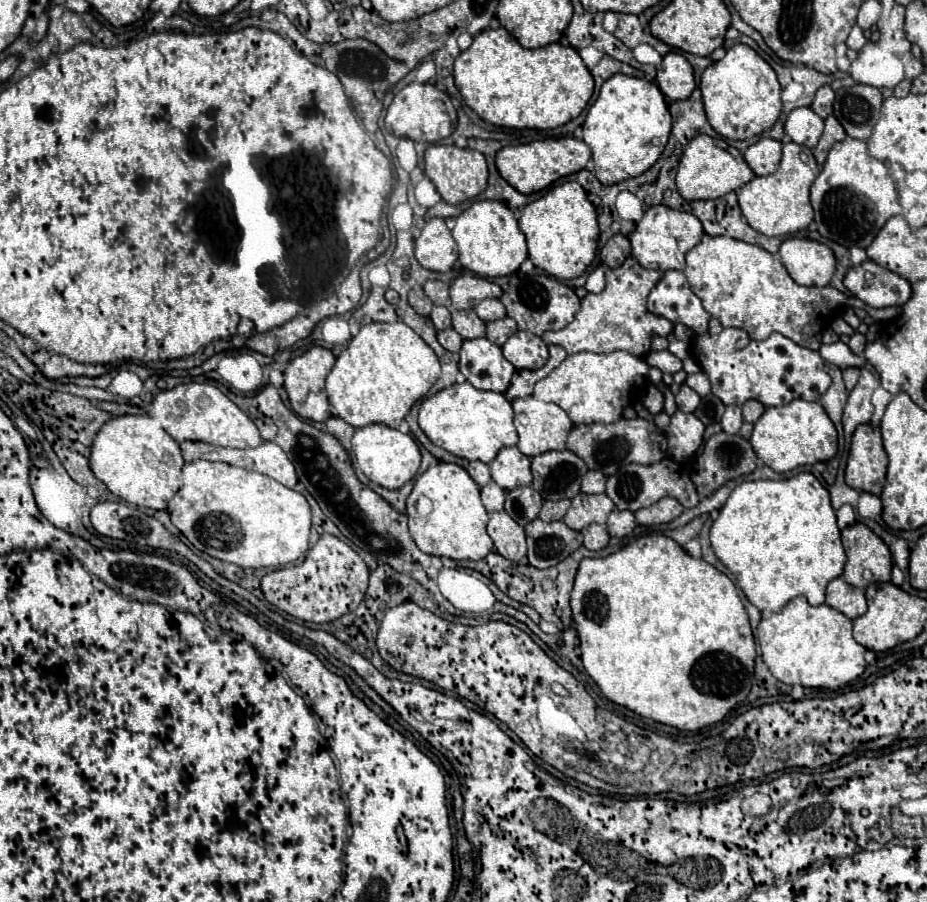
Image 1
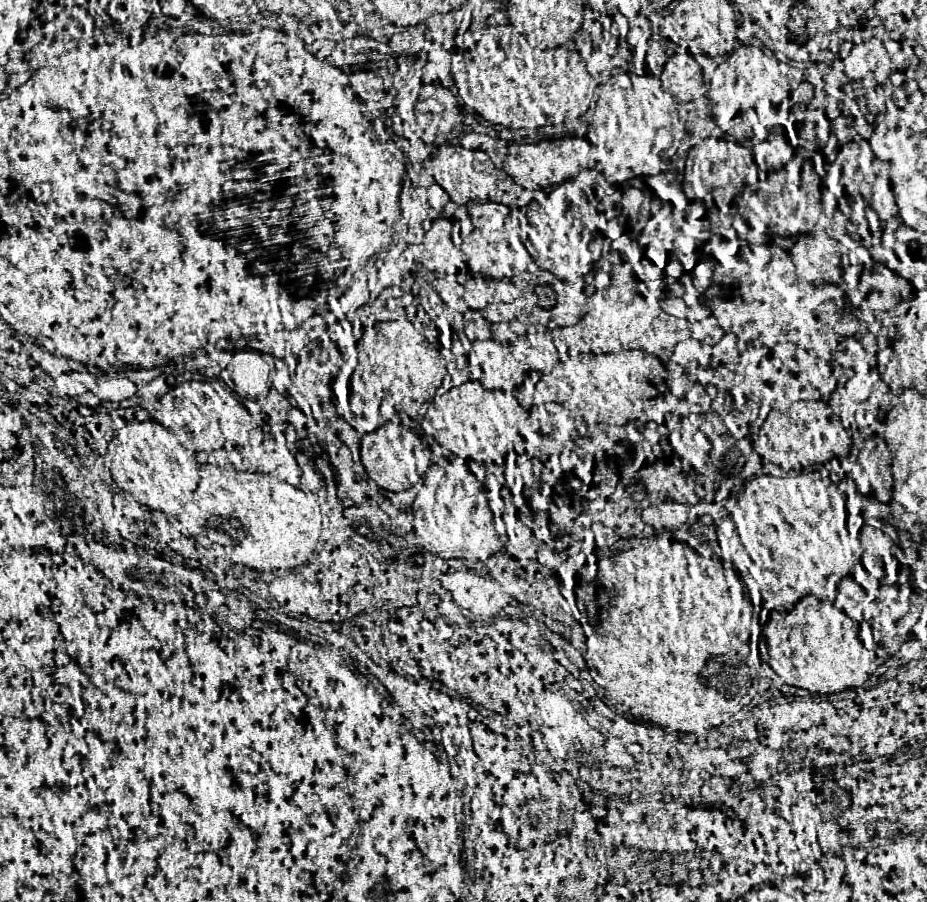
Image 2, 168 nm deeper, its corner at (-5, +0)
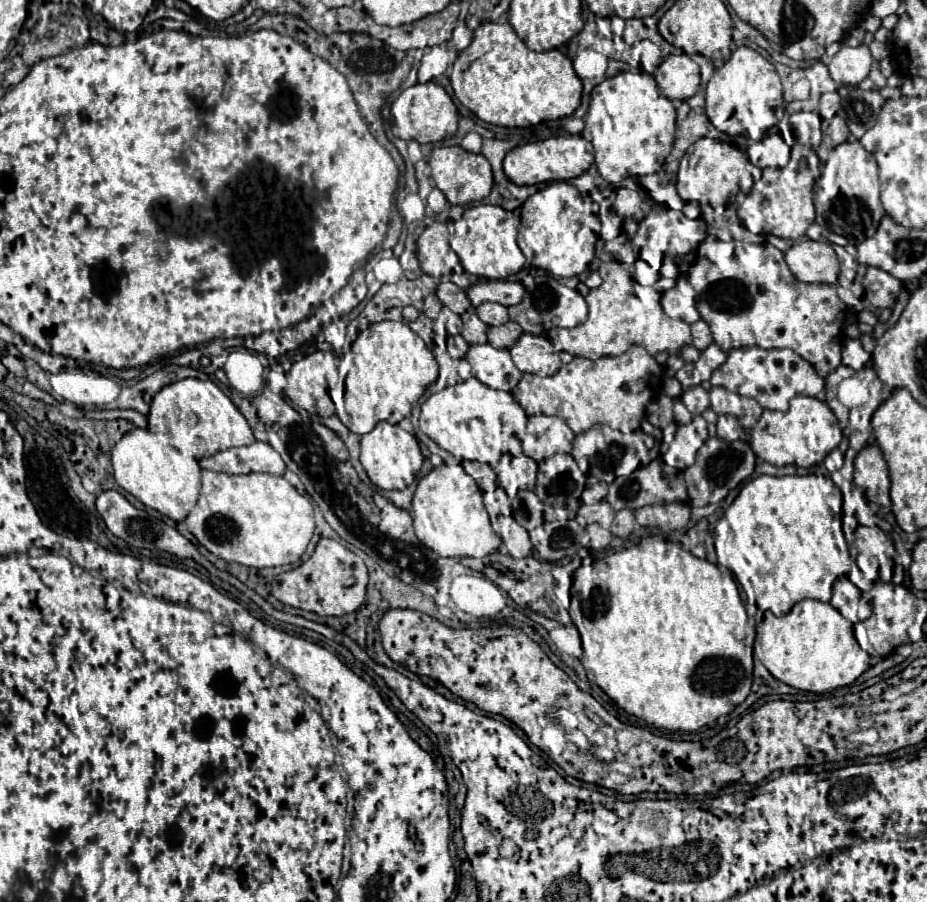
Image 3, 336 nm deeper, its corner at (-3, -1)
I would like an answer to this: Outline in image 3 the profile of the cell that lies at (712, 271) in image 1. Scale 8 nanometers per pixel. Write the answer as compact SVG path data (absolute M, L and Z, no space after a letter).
M708 235L700 245L698 255L700 261L694 265L692 277L688 277L688 281L696 289L696 307L702 319L710 325L714 341L724 351L748 345L756 345L762 349L788 347L810 361L822 377L826 377L840 365L840 349L844 339L842 321L846 315L846 305L840 301L834 285L812 285L796 281L784 261L784 253L770 243L754 245L742 241L720 241L718 237Z

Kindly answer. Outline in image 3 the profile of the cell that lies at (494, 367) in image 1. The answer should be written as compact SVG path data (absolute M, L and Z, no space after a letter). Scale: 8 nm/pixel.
M490 343L472 345L464 357L472 365L472 375L484 385L500 391L512 391L522 379L506 349L494 349Z

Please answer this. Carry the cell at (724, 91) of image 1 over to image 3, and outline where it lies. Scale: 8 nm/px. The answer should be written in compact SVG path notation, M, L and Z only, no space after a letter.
M738 47L732 57L714 71L706 87L706 115L712 125L728 135L744 135L754 141L778 125L784 113L782 83L774 65L750 47Z

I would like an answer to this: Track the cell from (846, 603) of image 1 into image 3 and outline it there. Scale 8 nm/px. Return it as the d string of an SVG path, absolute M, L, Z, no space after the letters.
M838 577L834 581L834 593L830 599L830 605L838 609L848 621L853 624L869 618L872 614L872 607L868 605L859 605L862 592L848 577Z

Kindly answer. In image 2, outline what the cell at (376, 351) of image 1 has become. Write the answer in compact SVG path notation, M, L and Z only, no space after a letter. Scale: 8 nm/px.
M408 320L374 324L372 328L364 330L360 340L356 342L354 360L348 360L344 354L342 358L342 366L331 383L333 404L336 414L358 432L372 432L386 422L406 424L416 414L420 404L442 384L446 376L446 360L440 356L438 350L434 350L428 344L428 340Z

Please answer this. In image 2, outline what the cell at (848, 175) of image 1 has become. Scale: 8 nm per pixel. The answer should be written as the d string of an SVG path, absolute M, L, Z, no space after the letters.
M852 136L846 144L840 144L830 162L822 180L822 210L826 234L846 250L852 250L854 246L874 246L880 240L886 222L898 214L888 170L860 136Z

